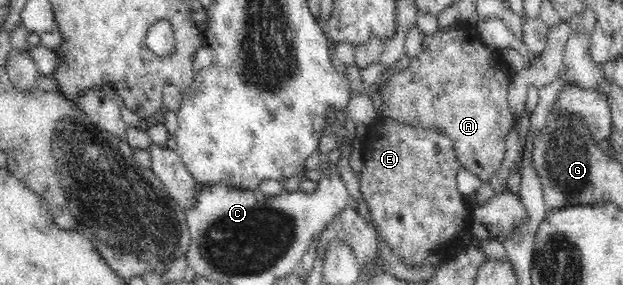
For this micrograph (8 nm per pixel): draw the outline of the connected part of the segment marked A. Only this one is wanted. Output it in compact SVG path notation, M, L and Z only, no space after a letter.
M457 27L425 35L423 52L380 89L384 107L379 116L441 133L450 140L462 167L483 183L488 182L502 166L505 140L515 120L508 104L512 78L501 64L498 50L485 48L481 40L464 40L464 33Z

